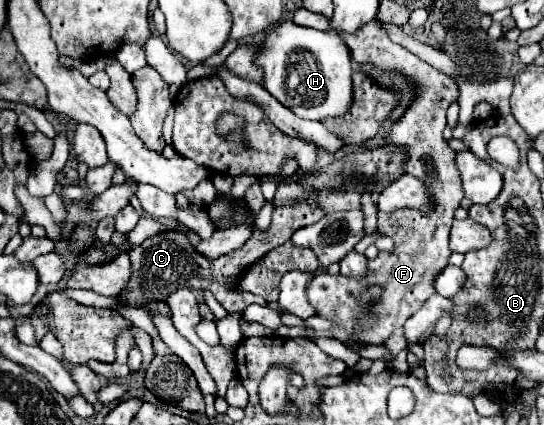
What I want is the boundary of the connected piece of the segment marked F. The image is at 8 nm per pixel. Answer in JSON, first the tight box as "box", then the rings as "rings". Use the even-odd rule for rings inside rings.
{"box":[307,20,463,350],"rings":[[[377,20],[361,26],[353,36],[347,36],[345,42],[357,64],[371,64],[383,72],[397,72],[405,76],[407,82],[413,86],[415,98],[403,112],[403,116],[391,124],[385,146],[397,146],[405,150],[407,158],[403,160],[403,170],[423,180],[427,184],[427,190],[431,192],[431,200],[435,200],[435,208],[431,212],[419,212],[411,208],[379,212],[377,230],[385,236],[393,236],[395,248],[393,252],[379,252],[379,256],[375,260],[369,260],[367,264],[367,288],[383,288],[381,296],[369,306],[361,306],[357,302],[359,294],[363,292],[363,282],[355,278],[351,280],[341,274],[331,276],[317,270],[315,276],[309,280],[307,298],[316,314],[334,324],[334,338],[341,340],[349,350],[357,350],[363,346],[385,344],[385,340],[395,330],[399,330],[405,320],[429,300],[431,294],[435,294],[435,276],[447,266],[451,256],[449,230],[453,222],[453,212],[463,200],[463,190],[459,186],[459,174],[453,164],[455,152],[447,146],[443,138],[443,130],[447,126],[447,106],[459,98],[457,84],[449,76],[437,72],[435,68],[413,56],[407,48],[391,42],[389,34]]]}

